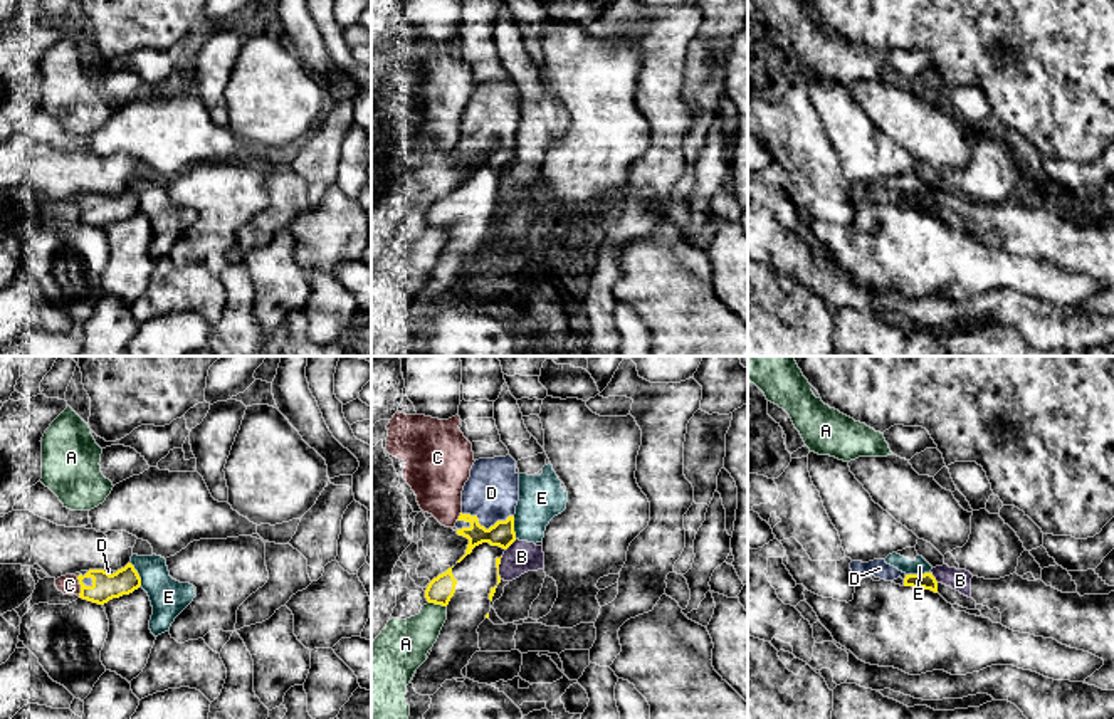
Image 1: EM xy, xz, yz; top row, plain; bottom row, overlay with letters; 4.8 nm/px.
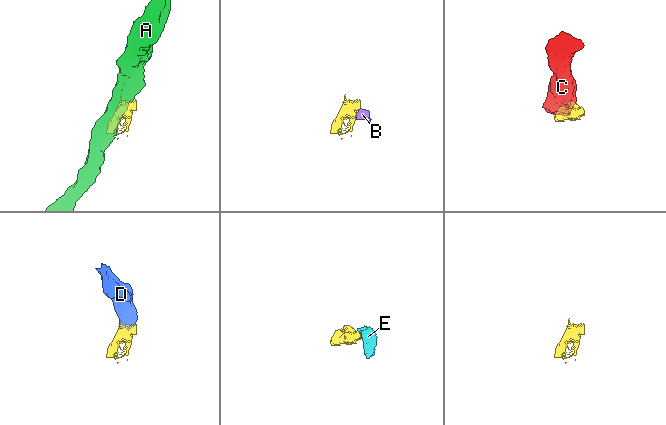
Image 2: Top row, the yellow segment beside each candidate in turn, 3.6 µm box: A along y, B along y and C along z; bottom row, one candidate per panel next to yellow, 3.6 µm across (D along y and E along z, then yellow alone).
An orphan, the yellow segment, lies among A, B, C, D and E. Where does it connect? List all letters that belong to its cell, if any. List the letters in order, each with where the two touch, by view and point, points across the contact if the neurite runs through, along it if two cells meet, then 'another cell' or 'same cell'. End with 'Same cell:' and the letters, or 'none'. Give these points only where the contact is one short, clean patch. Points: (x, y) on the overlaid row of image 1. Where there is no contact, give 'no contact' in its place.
A: meets yellow in xz at (437, 603); another cell
B: meets yellow in xz at (511, 543); border along xz (516, 540), (506, 550); another cell
C: meets yellow in xy at (81, 587); border along xy (76, 577), (79, 595); another cell
D: meets yellow in xz at (484, 528); runs through xz (501, 535), (494, 528), (484, 528), (491, 493); same cell
E: meets yellow in yz at (918, 575); border along yz (930, 572), (906, 575); another cell
Same cell: D

